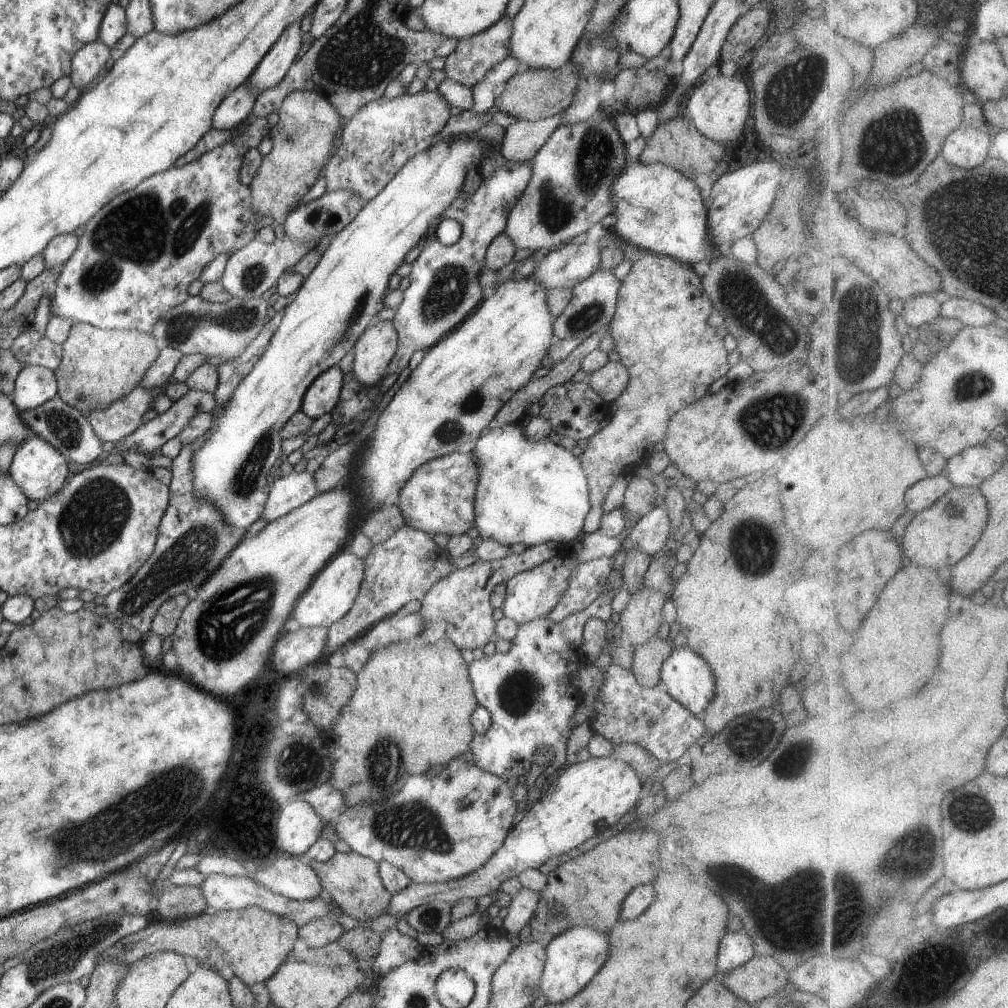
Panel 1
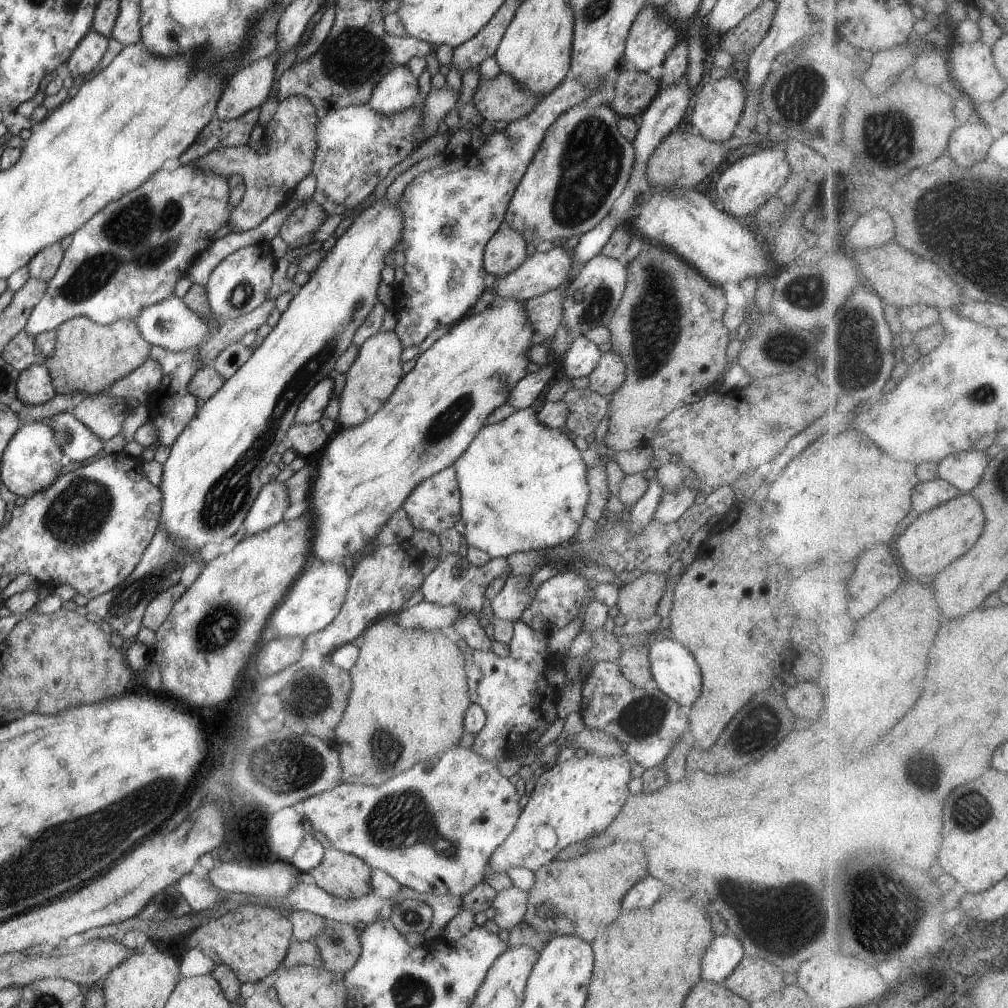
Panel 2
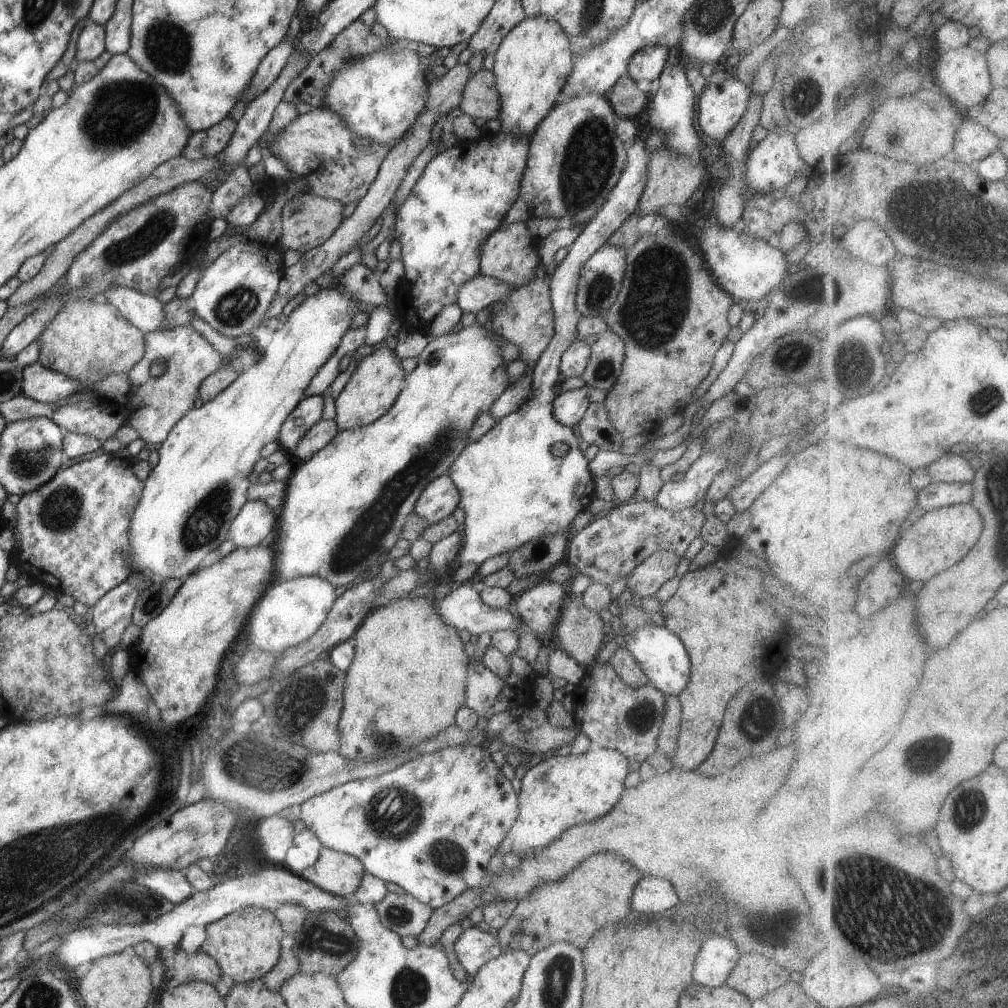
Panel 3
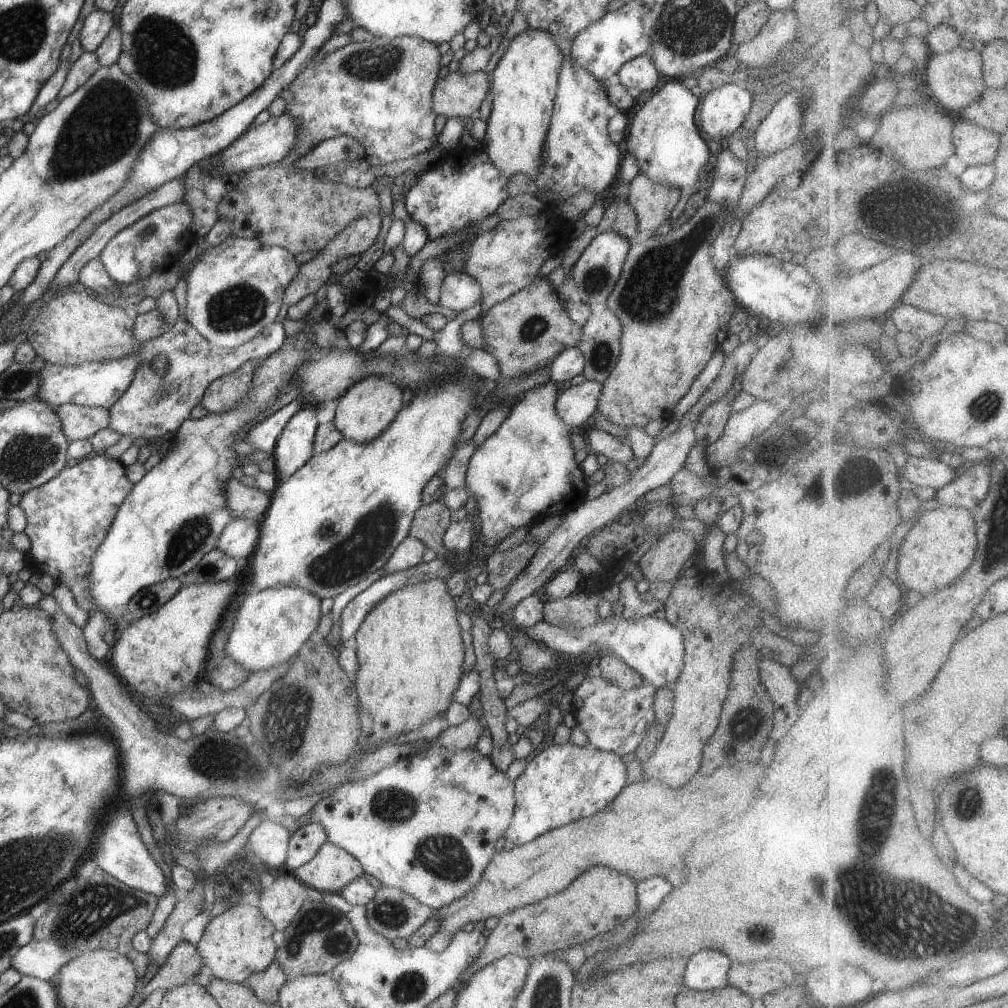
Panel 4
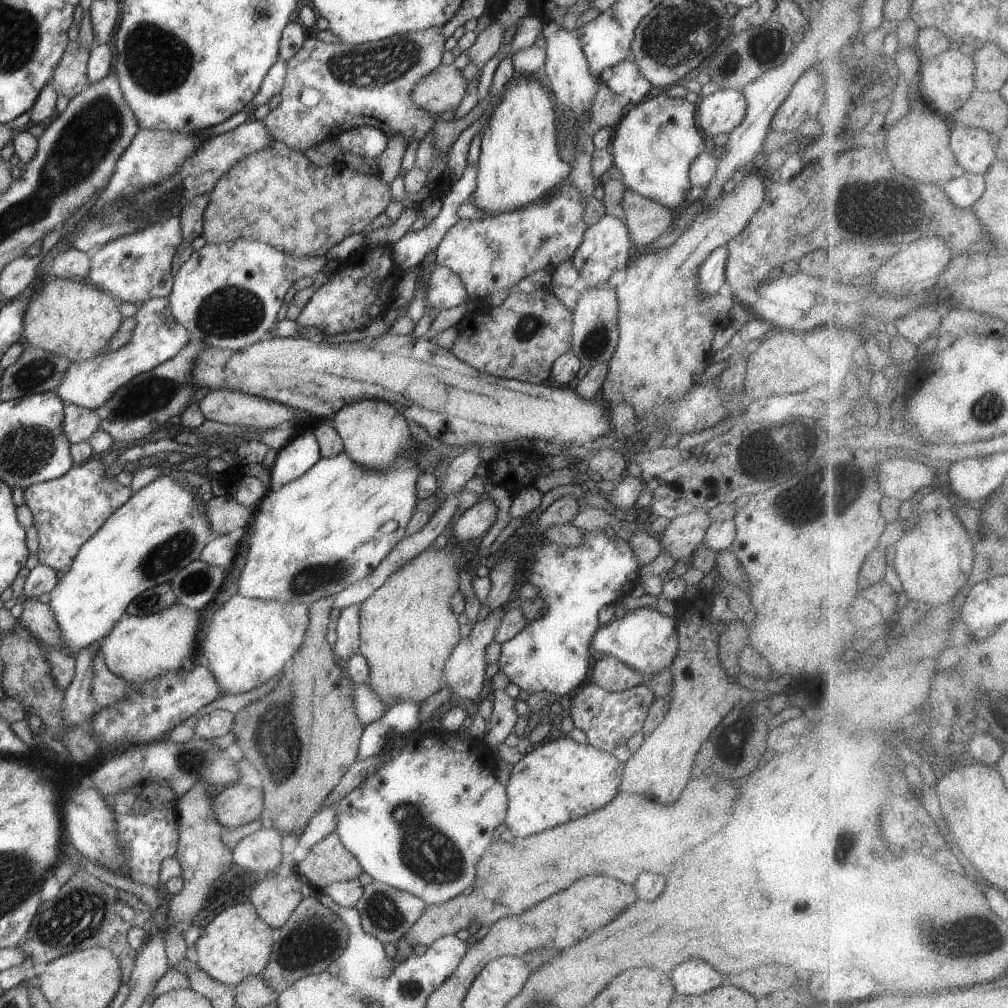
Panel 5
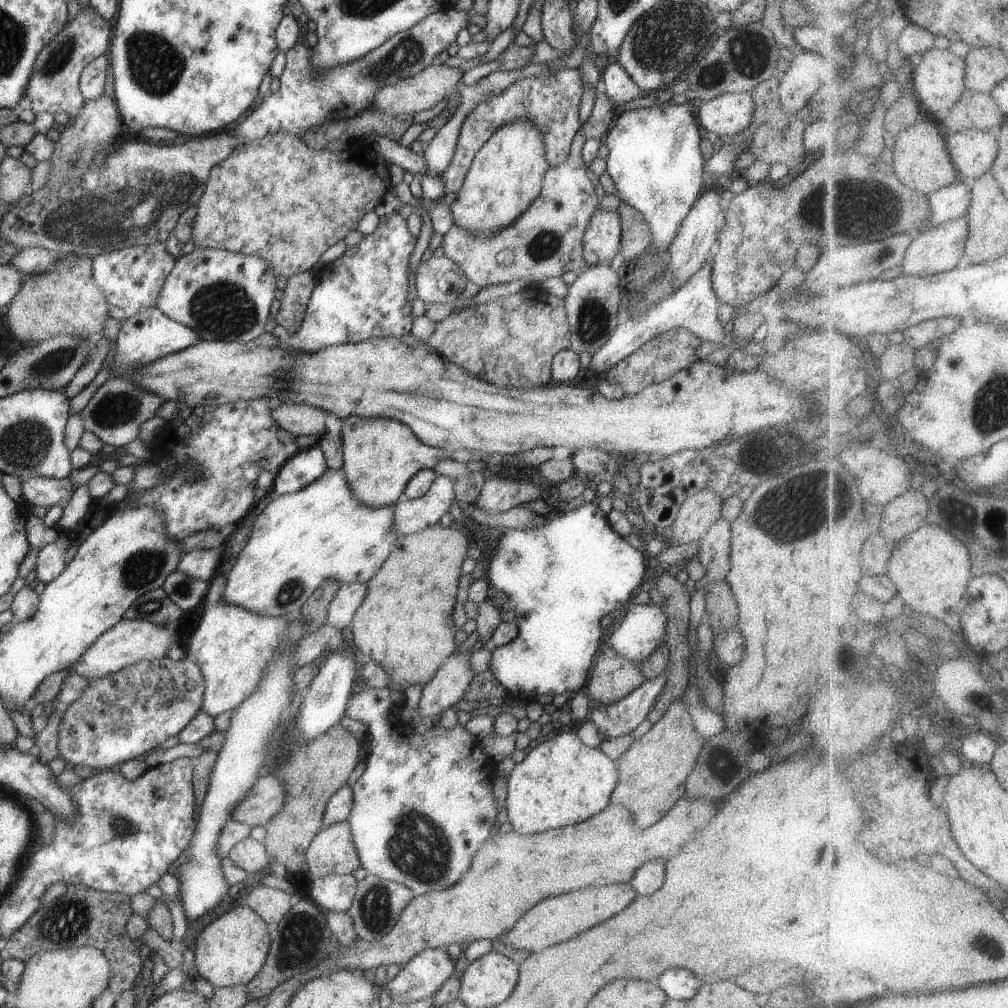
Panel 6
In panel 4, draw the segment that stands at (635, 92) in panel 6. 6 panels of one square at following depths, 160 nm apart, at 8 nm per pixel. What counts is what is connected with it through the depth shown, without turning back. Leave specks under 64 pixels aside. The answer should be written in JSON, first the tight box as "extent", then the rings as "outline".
{"extent":[617,53,661,92],"outline":[[[649,53],[628,61],[617,74],[627,89],[638,88],[640,92],[652,90],[661,76]]]}

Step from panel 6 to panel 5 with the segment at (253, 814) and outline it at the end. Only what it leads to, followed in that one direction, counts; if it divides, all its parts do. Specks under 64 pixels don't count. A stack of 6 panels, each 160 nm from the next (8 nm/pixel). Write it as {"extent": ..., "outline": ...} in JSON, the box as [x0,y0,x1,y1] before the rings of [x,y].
{"extent":[211,782,265,828],"outline":[[[238,782],[214,794],[211,809],[223,827],[238,828],[265,816],[262,793],[257,788]]]}

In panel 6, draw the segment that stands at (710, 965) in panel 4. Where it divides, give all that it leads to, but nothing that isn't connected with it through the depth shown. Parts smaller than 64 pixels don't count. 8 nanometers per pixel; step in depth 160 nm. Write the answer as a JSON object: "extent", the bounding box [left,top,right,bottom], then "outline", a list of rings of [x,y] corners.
{"extent":[658,968,700,1001],"outline":[[[686,968],[682,970],[666,970],[658,978],[658,986],[666,992],[668,999],[683,1001],[690,1000],[695,994],[698,994],[700,980]]]}

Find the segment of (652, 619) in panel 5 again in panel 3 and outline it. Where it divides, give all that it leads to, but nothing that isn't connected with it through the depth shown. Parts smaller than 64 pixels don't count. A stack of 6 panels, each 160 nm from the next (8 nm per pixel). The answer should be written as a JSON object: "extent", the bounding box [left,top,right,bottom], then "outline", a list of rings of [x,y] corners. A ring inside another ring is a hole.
{"extent":[434,585,690,695],"outline":[[[468,585],[455,586],[452,592],[445,598],[442,598],[440,602],[435,601],[434,604],[438,604],[438,612],[442,614],[444,622],[450,624],[452,628],[456,628],[458,632],[465,630],[470,632],[471,635],[480,636],[484,632],[499,632],[502,630],[510,630],[512,634],[519,636],[521,631],[528,631],[530,628],[522,622],[518,622],[520,618],[516,618],[510,610],[503,610],[502,608],[491,608],[482,602],[479,593]],[[647,625],[644,628],[634,630],[620,630],[622,636],[621,645],[634,656],[634,660],[640,664],[644,674],[652,687],[664,695],[678,694],[686,688],[690,680],[690,658],[682,640],[668,628]]]}

